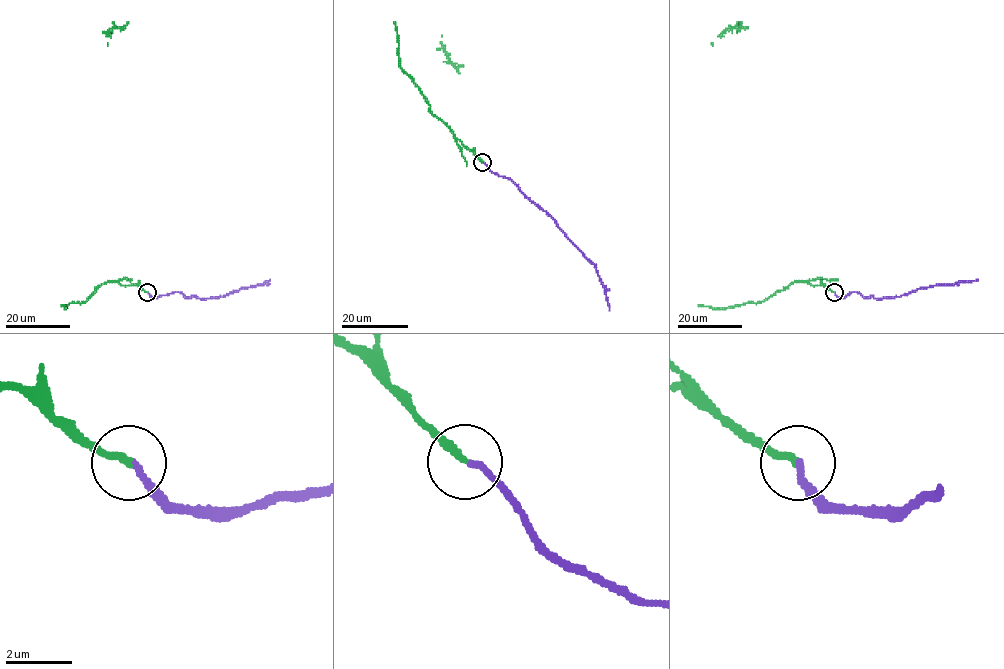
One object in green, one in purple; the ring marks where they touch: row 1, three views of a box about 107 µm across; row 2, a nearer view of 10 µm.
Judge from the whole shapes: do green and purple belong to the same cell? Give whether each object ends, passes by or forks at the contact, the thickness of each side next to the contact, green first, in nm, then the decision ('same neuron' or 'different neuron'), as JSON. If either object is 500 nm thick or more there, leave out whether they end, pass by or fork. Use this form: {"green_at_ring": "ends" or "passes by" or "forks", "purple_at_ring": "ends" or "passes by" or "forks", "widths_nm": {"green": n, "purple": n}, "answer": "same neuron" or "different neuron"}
{"green_at_ring": "ends", "purple_at_ring": "ends", "widths_nm": {"green": 240, "purple": 200}, "answer": "different neuron"}

